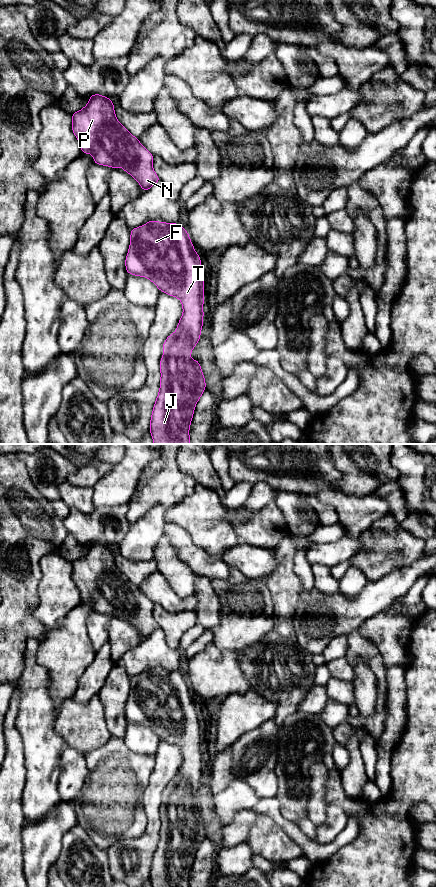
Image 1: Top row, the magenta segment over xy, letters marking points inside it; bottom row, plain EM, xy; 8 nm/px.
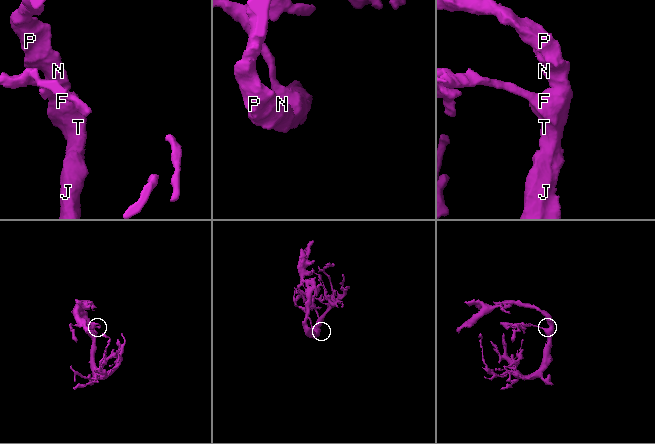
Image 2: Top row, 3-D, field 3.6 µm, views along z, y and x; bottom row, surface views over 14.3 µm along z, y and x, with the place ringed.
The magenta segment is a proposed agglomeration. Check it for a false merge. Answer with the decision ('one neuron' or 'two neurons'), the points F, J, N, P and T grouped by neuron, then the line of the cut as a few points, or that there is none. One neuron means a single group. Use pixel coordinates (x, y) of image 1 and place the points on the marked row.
one neuron; groups F J N P T; cut none

